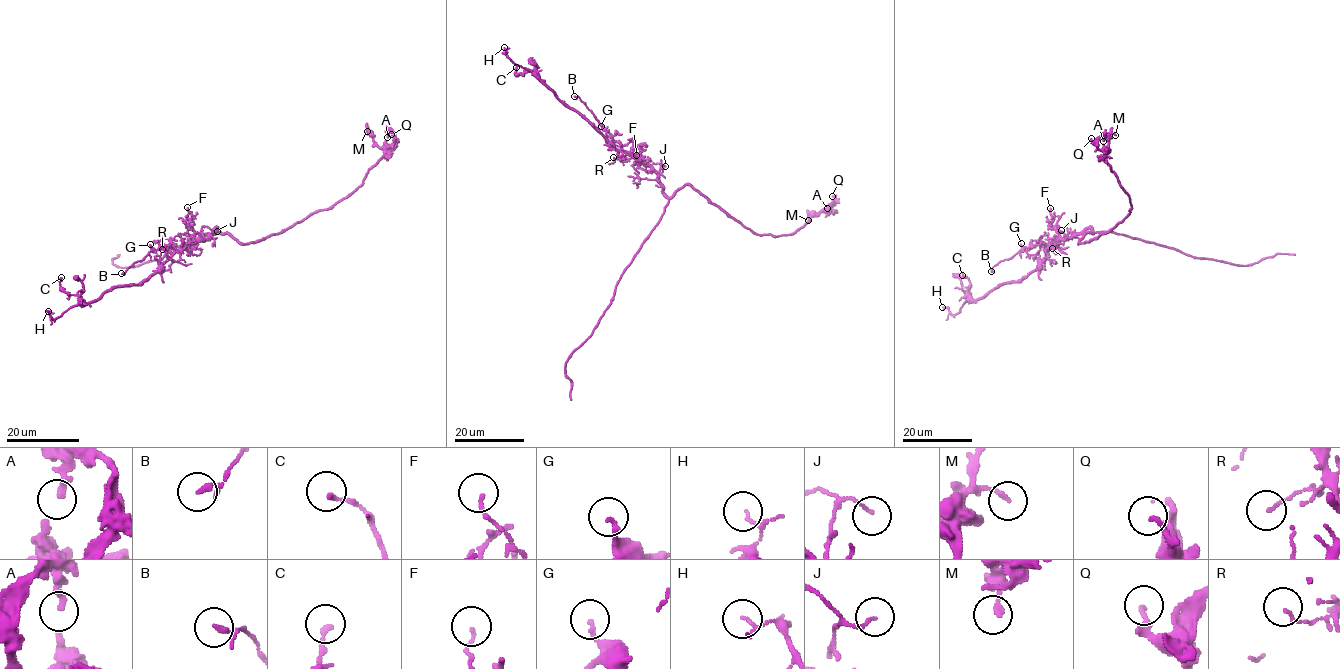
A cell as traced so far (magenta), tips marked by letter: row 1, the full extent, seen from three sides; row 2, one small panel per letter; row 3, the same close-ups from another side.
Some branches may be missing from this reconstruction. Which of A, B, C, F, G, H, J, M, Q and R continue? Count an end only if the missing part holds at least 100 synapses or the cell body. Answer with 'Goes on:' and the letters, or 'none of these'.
Goes on: none of these

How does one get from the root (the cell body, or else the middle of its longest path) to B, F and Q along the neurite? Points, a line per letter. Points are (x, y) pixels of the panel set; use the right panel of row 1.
B: (1092, 232), (1086, 228), (1081, 233), (1061, 238), (1049, 248), (1030, 245), (1000, 261), (991, 271)
F: (1092, 232), (1086, 228), (1081, 233), (1062, 238), (1052, 225), (1050, 208)
Q: (1092, 232), (1080, 242), (1107, 233), (1129, 213), (1131, 204), (1104, 152), (1091, 138)

